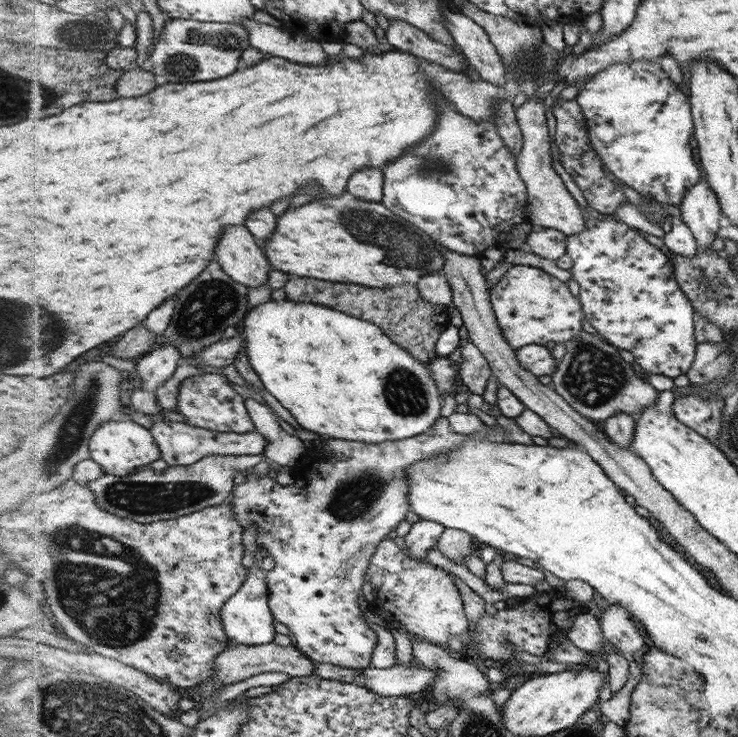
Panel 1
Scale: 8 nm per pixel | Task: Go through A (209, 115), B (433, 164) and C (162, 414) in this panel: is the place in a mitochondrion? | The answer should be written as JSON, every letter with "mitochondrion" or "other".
{"A":"other","B":"mitochondrion","C":"other"}

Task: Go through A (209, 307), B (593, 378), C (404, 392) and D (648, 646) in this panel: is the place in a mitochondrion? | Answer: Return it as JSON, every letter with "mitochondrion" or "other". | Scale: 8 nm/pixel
{"A":"mitochondrion","B":"mitochondrion","C":"mitochondrion","D":"other"}

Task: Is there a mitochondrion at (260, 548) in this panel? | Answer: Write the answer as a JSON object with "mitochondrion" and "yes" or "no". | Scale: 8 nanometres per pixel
{"mitochondrion":"no"}

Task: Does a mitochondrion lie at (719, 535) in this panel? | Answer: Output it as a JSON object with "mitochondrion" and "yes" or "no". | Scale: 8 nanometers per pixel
{"mitochondrion":"no"}

